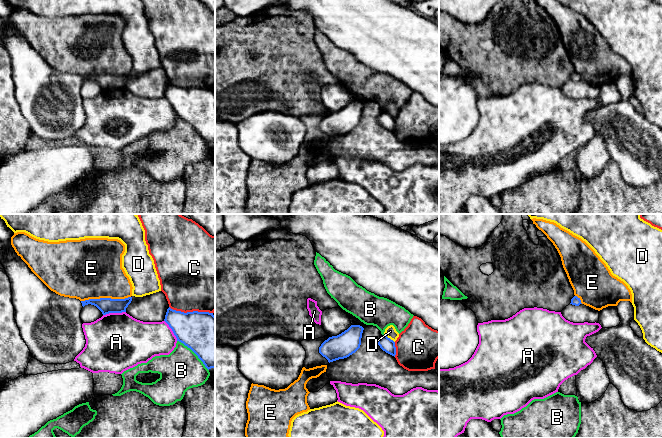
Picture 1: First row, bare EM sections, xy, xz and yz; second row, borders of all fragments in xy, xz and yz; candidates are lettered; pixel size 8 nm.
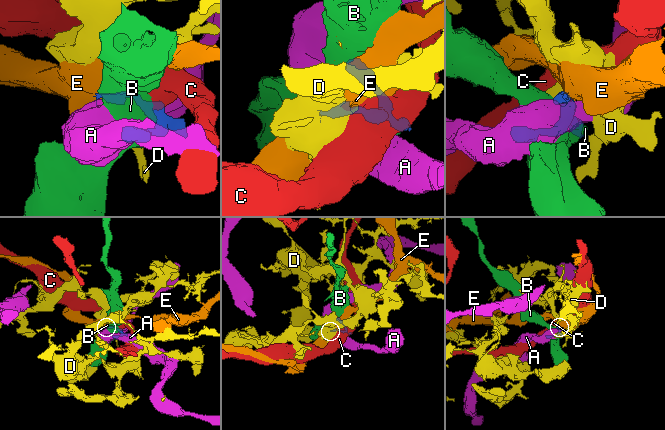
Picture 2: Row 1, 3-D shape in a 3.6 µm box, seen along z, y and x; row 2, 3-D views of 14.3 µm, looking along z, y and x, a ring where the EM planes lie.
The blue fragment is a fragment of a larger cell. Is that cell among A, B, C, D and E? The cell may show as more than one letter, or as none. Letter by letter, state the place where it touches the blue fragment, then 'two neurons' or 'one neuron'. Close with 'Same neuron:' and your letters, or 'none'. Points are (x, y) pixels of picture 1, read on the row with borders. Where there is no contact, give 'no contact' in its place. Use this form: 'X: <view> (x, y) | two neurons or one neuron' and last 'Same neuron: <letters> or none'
A: xy (114, 312) | two neurons
B: xy (194, 352) | two neurons
C: xy (191, 312) | two neurons
D: xz (389, 338) | two neurons
E: xy (105, 298) | two neurons
Same neuron: none

